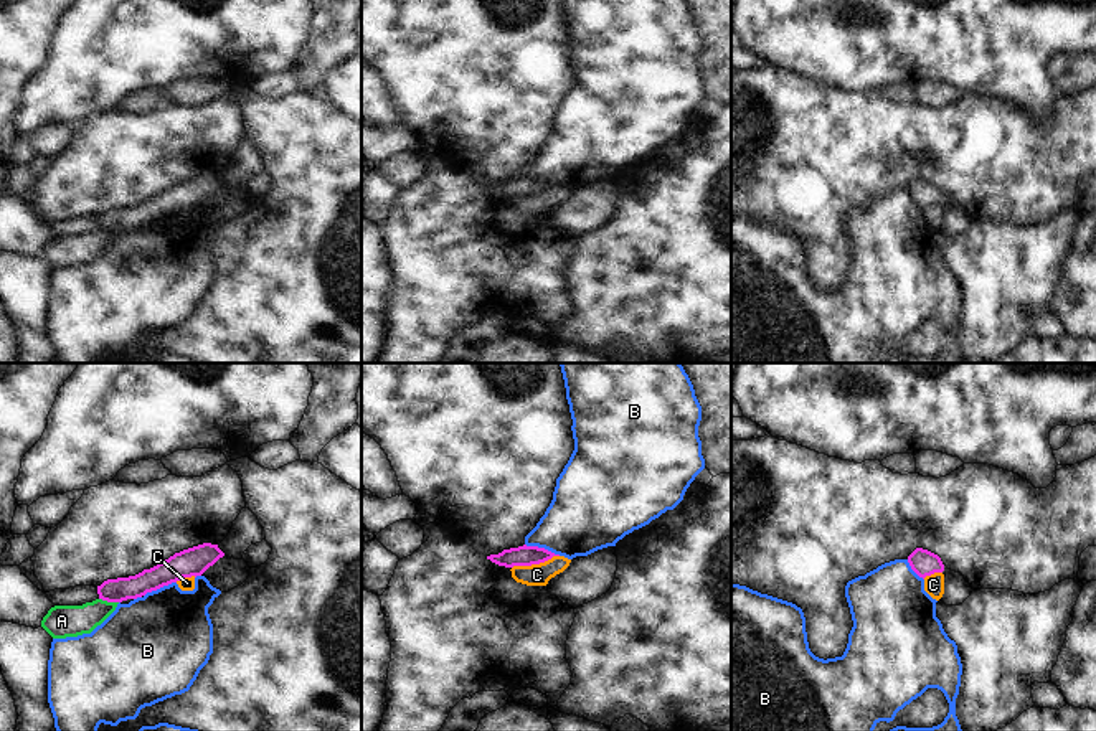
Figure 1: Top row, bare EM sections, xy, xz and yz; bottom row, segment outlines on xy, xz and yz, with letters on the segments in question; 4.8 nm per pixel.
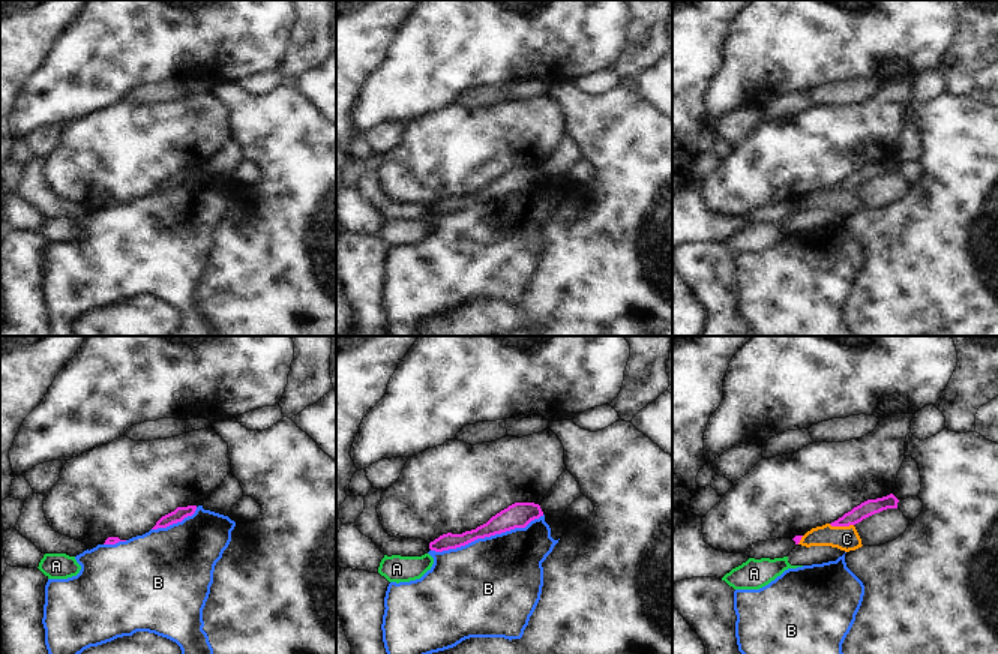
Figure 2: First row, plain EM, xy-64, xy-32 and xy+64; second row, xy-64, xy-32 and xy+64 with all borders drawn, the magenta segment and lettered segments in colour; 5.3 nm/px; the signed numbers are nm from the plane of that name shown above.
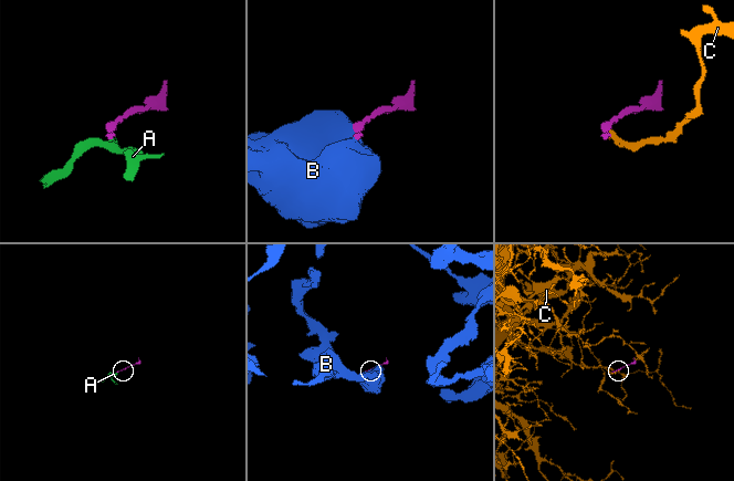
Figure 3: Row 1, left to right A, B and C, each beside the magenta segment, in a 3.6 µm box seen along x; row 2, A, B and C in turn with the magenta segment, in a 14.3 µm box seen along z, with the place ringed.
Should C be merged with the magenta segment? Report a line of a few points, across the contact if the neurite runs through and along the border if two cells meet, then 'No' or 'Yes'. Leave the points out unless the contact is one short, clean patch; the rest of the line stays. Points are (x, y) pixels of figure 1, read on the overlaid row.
Line: xz (558, 555), (538, 563), (515, 565), (512, 568). No.

